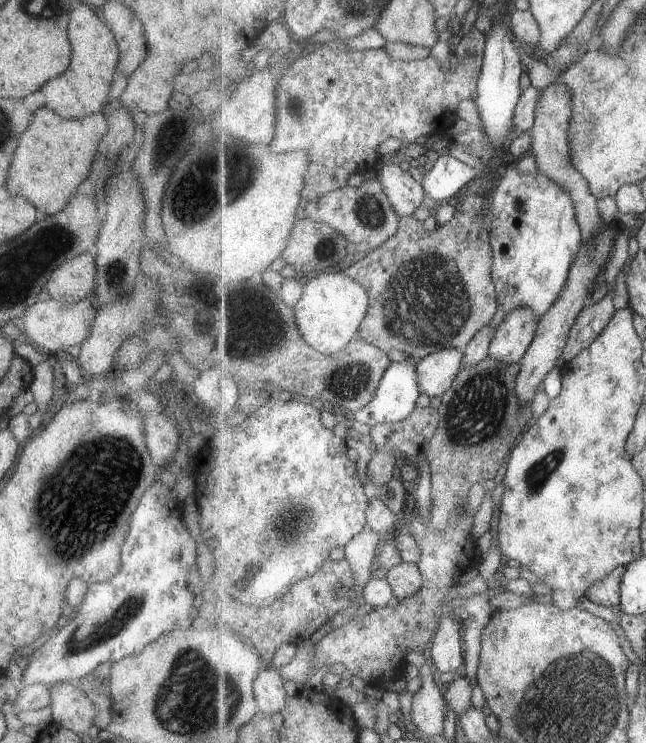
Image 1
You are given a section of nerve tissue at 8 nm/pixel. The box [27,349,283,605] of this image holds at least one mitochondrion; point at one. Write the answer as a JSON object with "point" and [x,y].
{"point":[85,500]}

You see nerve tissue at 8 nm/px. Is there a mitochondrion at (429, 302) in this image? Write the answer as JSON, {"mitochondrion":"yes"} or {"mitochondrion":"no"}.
{"mitochondrion":"yes"}

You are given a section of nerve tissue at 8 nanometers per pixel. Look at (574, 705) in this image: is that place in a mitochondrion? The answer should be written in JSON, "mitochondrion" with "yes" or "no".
{"mitochondrion":"yes"}

